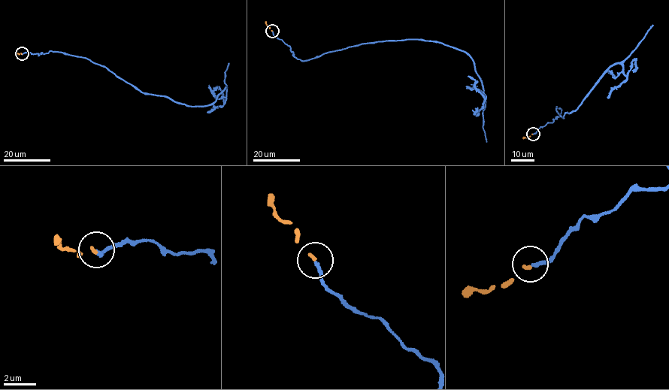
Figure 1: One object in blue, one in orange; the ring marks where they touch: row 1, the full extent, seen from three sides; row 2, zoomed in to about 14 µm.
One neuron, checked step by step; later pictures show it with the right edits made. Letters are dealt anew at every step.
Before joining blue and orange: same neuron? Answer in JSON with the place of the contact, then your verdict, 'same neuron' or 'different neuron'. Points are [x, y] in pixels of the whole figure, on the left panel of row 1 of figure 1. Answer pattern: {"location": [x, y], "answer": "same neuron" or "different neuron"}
{"location": [22, 53], "answer": "same neuron"}

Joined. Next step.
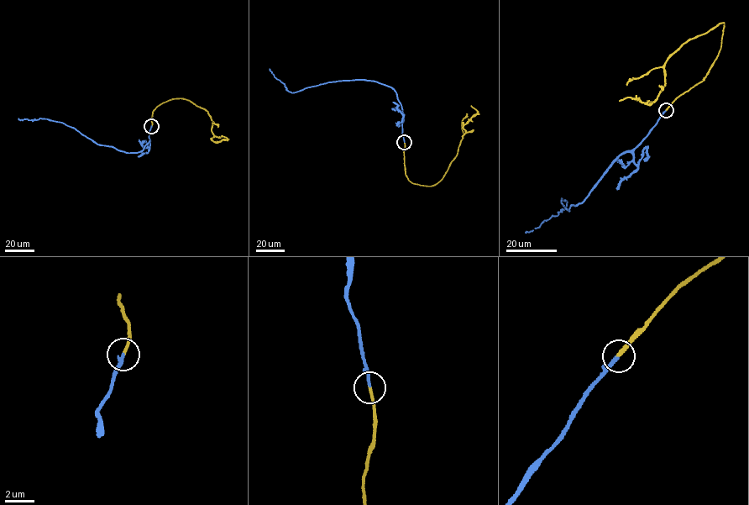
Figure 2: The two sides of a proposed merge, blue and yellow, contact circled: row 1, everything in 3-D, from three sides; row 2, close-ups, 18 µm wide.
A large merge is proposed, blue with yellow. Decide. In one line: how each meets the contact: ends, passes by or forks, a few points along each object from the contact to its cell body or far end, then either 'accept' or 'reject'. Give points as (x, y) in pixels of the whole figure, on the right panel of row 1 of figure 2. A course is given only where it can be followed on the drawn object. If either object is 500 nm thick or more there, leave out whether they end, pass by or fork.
blue ends | yellow ends | blue via (666, 110), (585, 200), (569, 211), (561, 198), (566, 206), (557, 215), (525, 232) | yellow via (666, 110), (702, 81), (720, 48), (724, 23), (667, 59), (655, 101), (619, 101) | accept

